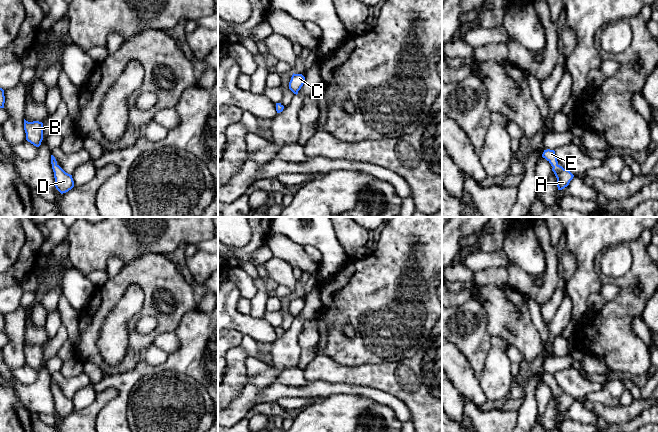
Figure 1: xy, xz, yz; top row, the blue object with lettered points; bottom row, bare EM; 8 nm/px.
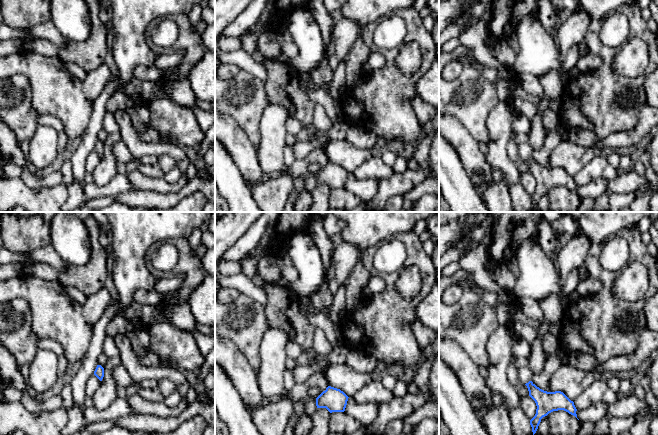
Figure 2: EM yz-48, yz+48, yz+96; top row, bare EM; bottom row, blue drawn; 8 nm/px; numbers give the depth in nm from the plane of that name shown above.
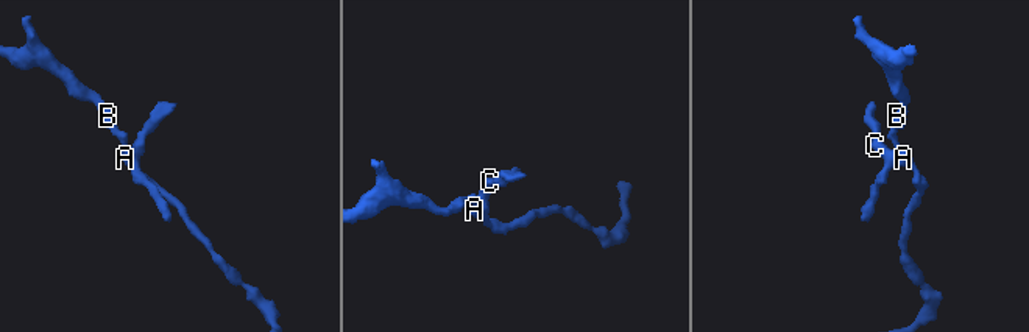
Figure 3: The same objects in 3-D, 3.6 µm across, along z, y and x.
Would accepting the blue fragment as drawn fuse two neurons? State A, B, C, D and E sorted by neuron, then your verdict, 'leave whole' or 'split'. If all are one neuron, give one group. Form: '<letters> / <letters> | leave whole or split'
A B C D E | leave whole

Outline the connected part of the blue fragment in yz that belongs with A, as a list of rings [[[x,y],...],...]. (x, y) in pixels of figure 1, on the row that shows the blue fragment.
[[[550,149],[544,150],[542,157],[545,158],[553,167],[552,171],[557,178],[558,190],[562,190],[567,187],[570,181],[573,179],[574,175],[569,170],[564,169],[558,164],[555,151]]]

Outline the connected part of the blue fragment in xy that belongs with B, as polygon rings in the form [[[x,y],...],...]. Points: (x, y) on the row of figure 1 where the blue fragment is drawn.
[[[24,119],[24,130],[26,140],[36,147],[41,145],[43,140],[43,123],[39,121],[28,122]]]

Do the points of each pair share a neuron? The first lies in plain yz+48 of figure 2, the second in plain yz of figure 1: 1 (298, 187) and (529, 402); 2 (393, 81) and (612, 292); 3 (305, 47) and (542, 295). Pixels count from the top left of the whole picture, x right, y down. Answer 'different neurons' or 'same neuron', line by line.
1: same neuron
2: different neurons
3: different neurons

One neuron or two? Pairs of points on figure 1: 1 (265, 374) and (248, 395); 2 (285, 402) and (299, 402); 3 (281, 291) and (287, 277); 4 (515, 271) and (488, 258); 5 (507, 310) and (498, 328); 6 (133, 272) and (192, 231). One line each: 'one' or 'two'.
1: two
2: one
3: two
4: two
5: one
6: two

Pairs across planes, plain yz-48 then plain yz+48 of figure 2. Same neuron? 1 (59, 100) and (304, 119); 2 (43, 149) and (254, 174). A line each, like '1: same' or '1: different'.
1: same
2: different

